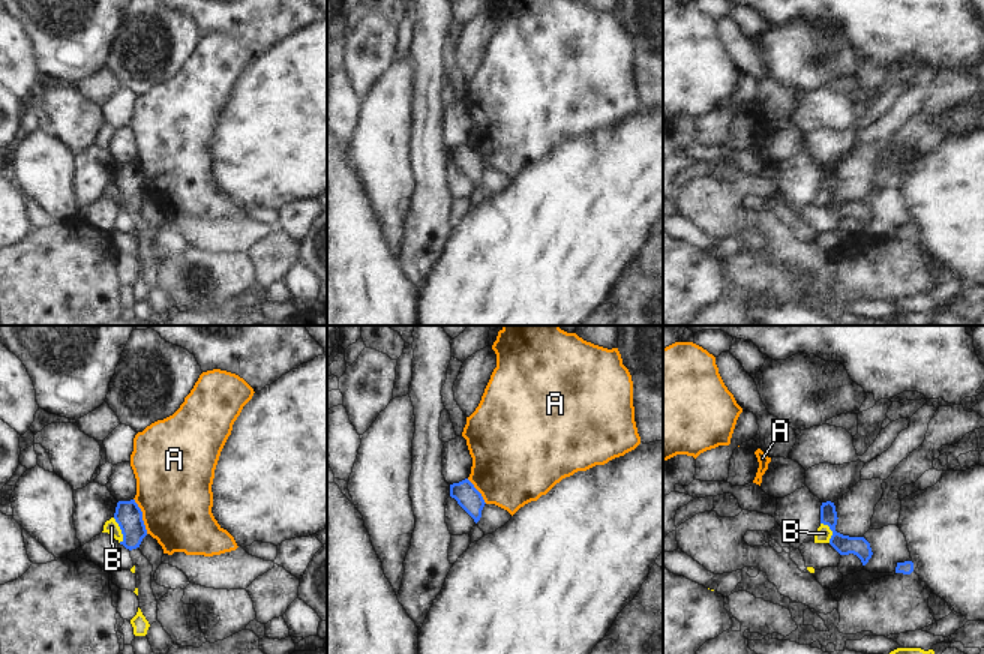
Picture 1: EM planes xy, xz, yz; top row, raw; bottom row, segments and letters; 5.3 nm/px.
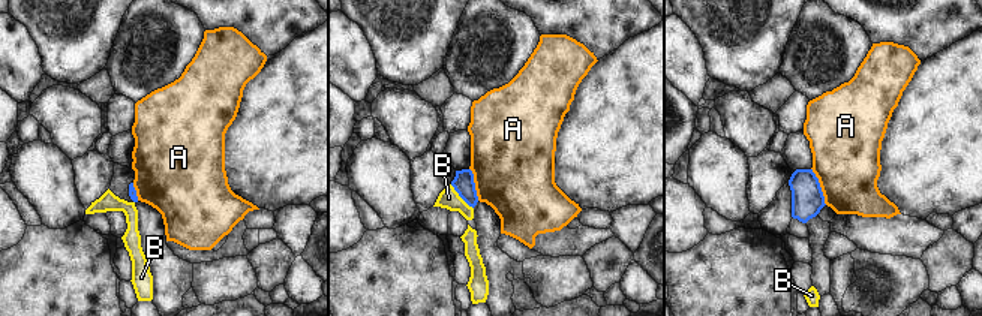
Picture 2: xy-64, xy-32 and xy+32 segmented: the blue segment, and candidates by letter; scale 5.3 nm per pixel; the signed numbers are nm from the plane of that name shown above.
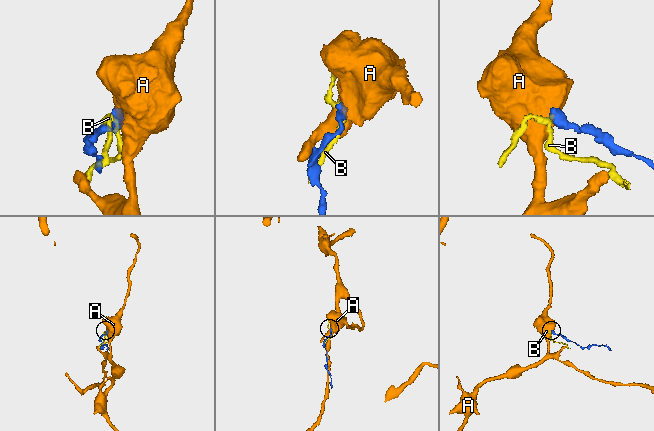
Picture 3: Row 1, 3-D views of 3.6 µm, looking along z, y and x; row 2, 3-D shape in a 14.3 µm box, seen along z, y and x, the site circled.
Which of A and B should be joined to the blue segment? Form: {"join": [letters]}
{"join": []}

